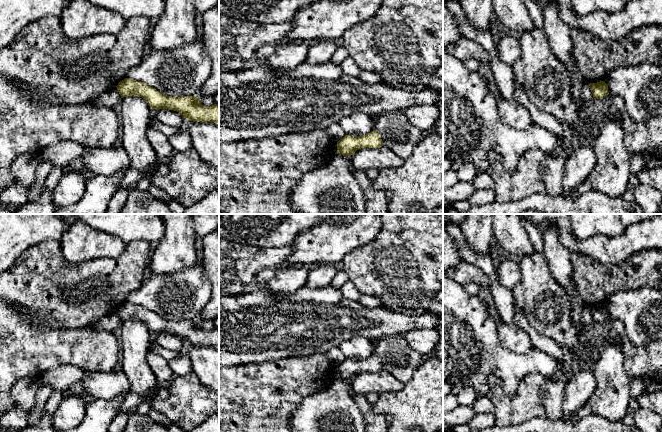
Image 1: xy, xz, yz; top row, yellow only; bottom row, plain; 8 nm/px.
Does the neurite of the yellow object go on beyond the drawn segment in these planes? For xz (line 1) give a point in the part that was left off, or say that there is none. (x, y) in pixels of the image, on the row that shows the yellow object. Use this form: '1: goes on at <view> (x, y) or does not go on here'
1: does not go on here

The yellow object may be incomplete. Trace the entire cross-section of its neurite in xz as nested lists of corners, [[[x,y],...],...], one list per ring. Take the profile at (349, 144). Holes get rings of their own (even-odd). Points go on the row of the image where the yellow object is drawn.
[[[373,130],[363,136],[345,135],[337,142],[337,153],[351,156],[361,148],[380,148],[384,146],[380,134]]]

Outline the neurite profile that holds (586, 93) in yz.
[[[585,83],[584,86],[583,86],[583,89],[582,89],[582,92],[581,92],[581,95],[584,99],[584,101],[587,103],[587,104],[592,104],[593,101],[594,101],[594,97],[593,97],[593,94],[591,92],[591,89],[590,89],[590,86],[588,83]]]

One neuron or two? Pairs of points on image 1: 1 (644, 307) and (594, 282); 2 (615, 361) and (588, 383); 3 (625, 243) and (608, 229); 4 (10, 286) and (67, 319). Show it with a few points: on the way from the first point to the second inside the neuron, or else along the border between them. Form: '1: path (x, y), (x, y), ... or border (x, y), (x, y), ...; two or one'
1: path (632, 295), (627, 291), (606, 284); one
2: border (592, 369), (595, 375), (596, 389), (588, 399); two
3: border (627, 226), (617, 235), (592, 237); two
4: path (24, 298), (30, 302), (40, 303), (53, 308); one

